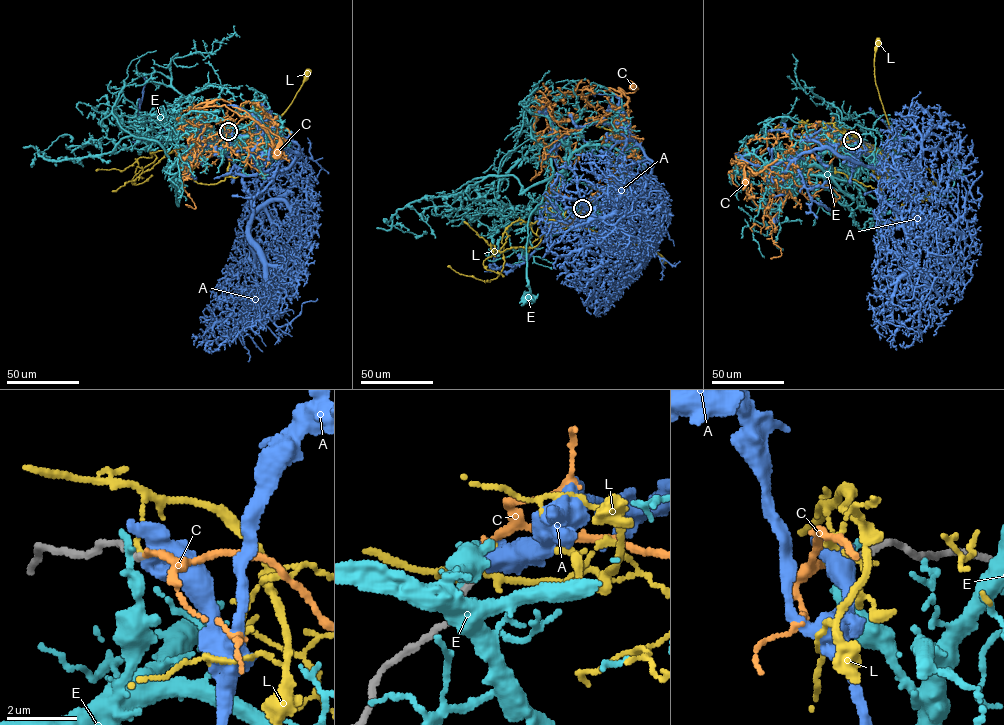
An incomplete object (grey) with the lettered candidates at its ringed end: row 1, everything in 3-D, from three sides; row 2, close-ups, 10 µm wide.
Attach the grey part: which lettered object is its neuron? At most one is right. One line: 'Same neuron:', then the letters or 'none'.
Same neuron: C

